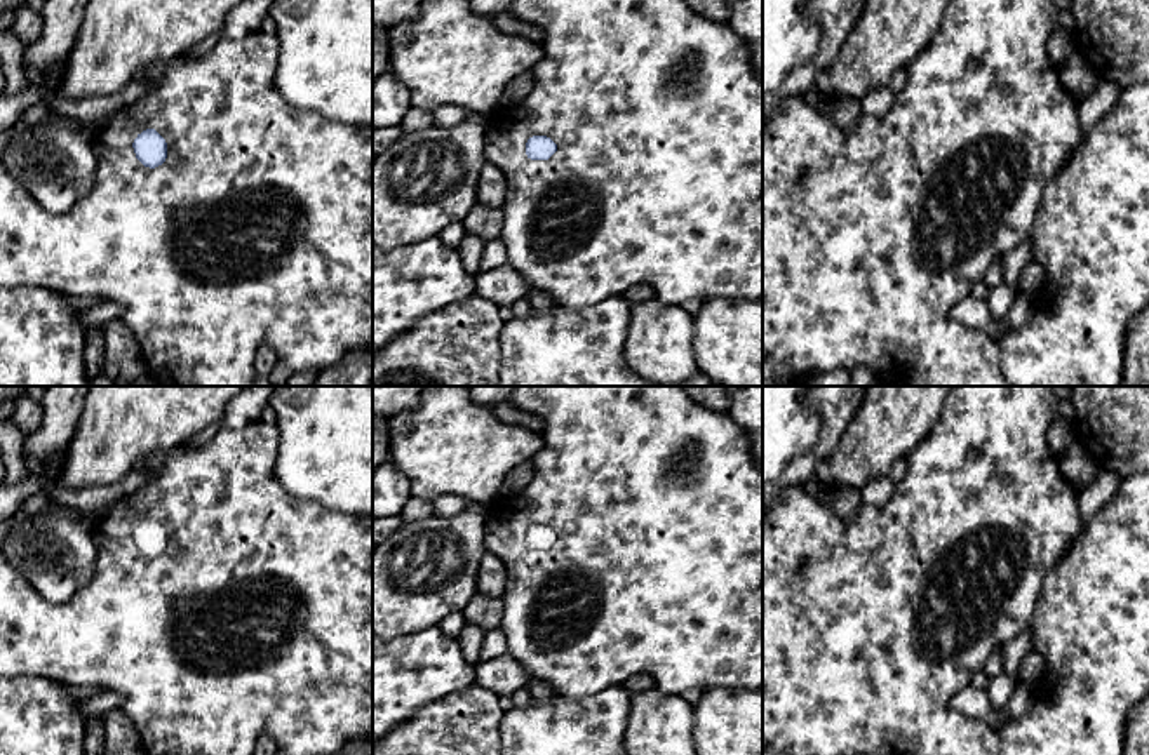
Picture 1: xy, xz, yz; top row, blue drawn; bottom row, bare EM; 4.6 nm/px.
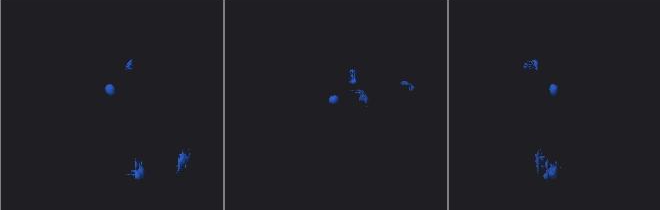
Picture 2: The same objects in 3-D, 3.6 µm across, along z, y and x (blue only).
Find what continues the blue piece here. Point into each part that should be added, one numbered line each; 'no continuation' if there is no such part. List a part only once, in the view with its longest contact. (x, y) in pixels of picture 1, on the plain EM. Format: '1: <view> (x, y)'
1: xy (256, 620)

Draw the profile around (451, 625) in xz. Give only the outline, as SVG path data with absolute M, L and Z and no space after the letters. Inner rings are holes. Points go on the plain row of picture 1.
M453 612L446 616L437 626L446 637L458 638L465 625L467 621L463 612Z

